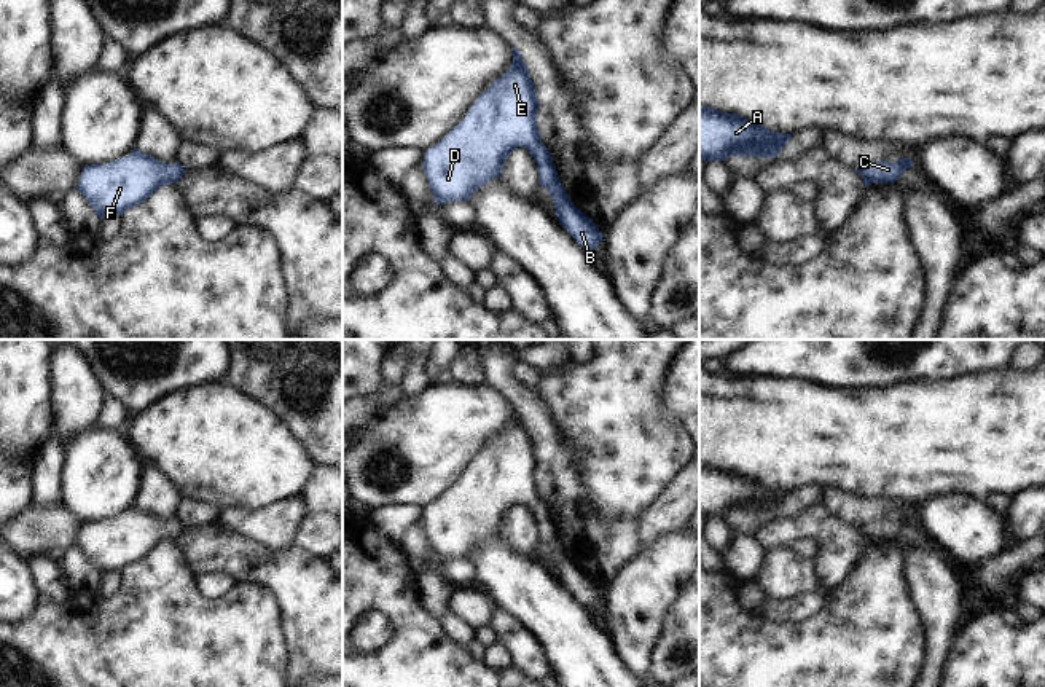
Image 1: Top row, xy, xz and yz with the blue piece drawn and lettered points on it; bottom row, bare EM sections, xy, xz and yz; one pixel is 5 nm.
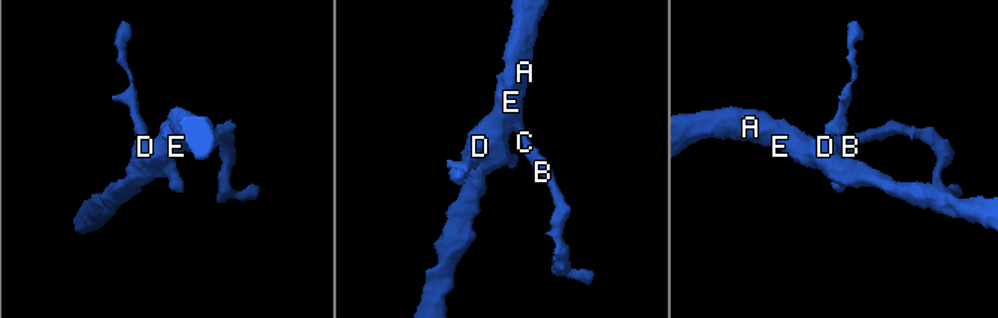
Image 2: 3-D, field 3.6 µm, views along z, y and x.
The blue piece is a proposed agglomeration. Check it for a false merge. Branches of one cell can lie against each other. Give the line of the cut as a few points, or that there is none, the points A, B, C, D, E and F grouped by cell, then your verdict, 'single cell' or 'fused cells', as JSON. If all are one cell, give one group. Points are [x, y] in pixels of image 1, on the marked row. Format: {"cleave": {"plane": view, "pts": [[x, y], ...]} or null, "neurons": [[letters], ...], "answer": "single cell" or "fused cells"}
{"cleave": null, "neurons": [["A", "B", "C", "D", "E", "F"]], "answer": "single cell"}

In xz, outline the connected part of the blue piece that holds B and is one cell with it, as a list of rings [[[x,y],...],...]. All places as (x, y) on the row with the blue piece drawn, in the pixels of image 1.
[[[513,46],[511,67],[478,97],[464,121],[425,151],[422,167],[429,186],[436,204],[470,201],[478,188],[502,177],[508,155],[524,147],[537,163],[540,186],[550,191],[559,223],[593,252],[605,236],[569,199],[553,156],[542,143],[538,107],[537,88],[519,49]]]

